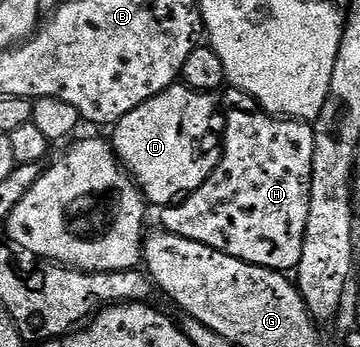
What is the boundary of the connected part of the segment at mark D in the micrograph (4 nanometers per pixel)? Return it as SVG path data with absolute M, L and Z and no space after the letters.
M173 84L158 96L138 104L134 112L122 116L122 120L115 123L110 141L116 157L119 158L121 167L126 168L130 177L136 181L141 194L151 205L153 202L156 208L173 205L197 190L220 163L222 138L218 133L218 122L215 122L215 101L217 99L211 94L199 94L197 90L183 84Z

